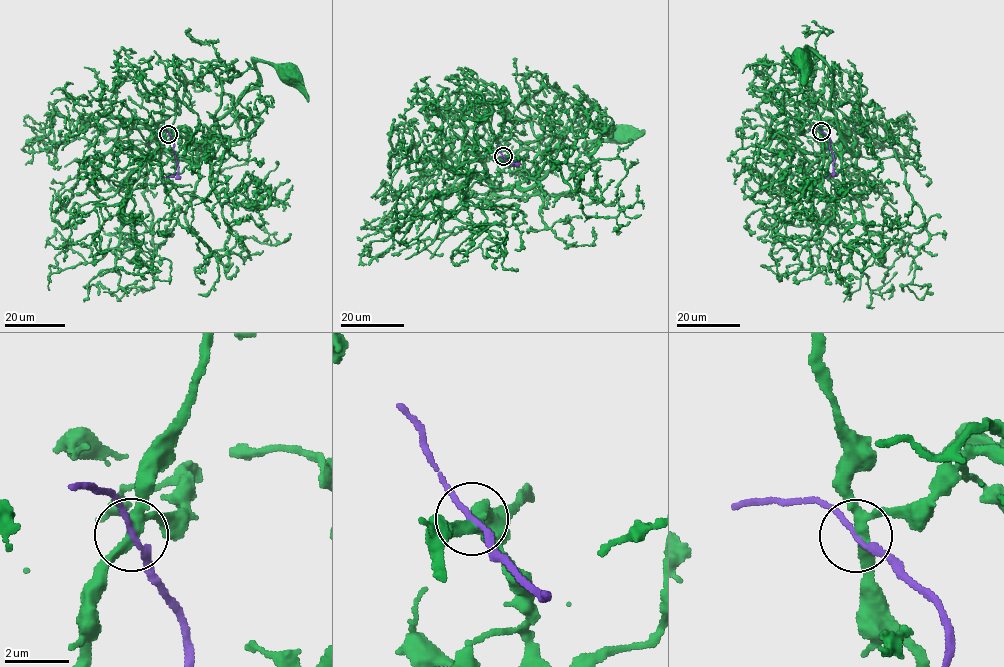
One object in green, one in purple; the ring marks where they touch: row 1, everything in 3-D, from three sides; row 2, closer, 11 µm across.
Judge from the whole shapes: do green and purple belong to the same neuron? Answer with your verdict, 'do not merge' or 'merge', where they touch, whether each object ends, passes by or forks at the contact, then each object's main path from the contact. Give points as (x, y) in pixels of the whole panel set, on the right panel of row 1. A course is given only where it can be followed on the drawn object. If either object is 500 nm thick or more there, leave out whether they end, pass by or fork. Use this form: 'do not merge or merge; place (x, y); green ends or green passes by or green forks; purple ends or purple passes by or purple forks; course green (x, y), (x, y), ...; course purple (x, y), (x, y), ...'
do not merge; place (821, 131); green forks; purple passes by; course green (821, 131), (831, 124), (857, 152), (846, 145), (831, 109), (833, 73), (809, 49), (801, 58); course purple (821, 131), (829, 138), (834, 158), (832, 173), (825, 178)

